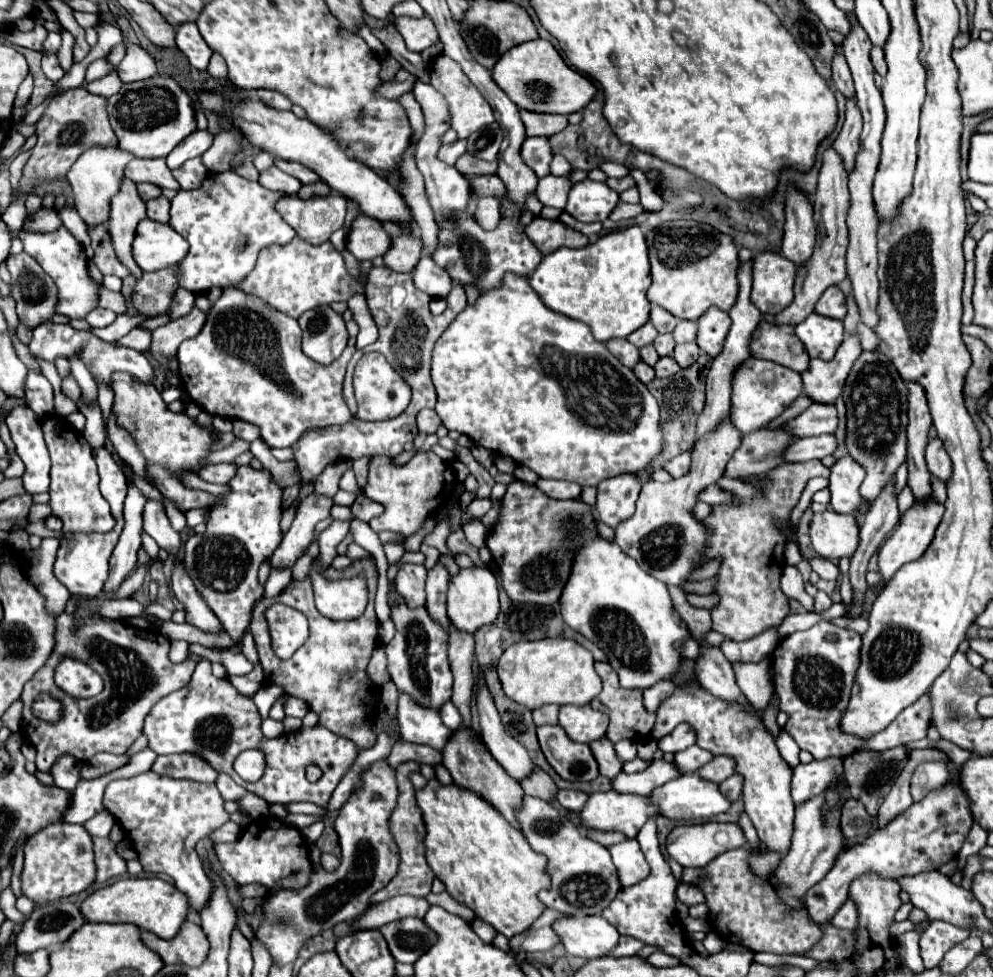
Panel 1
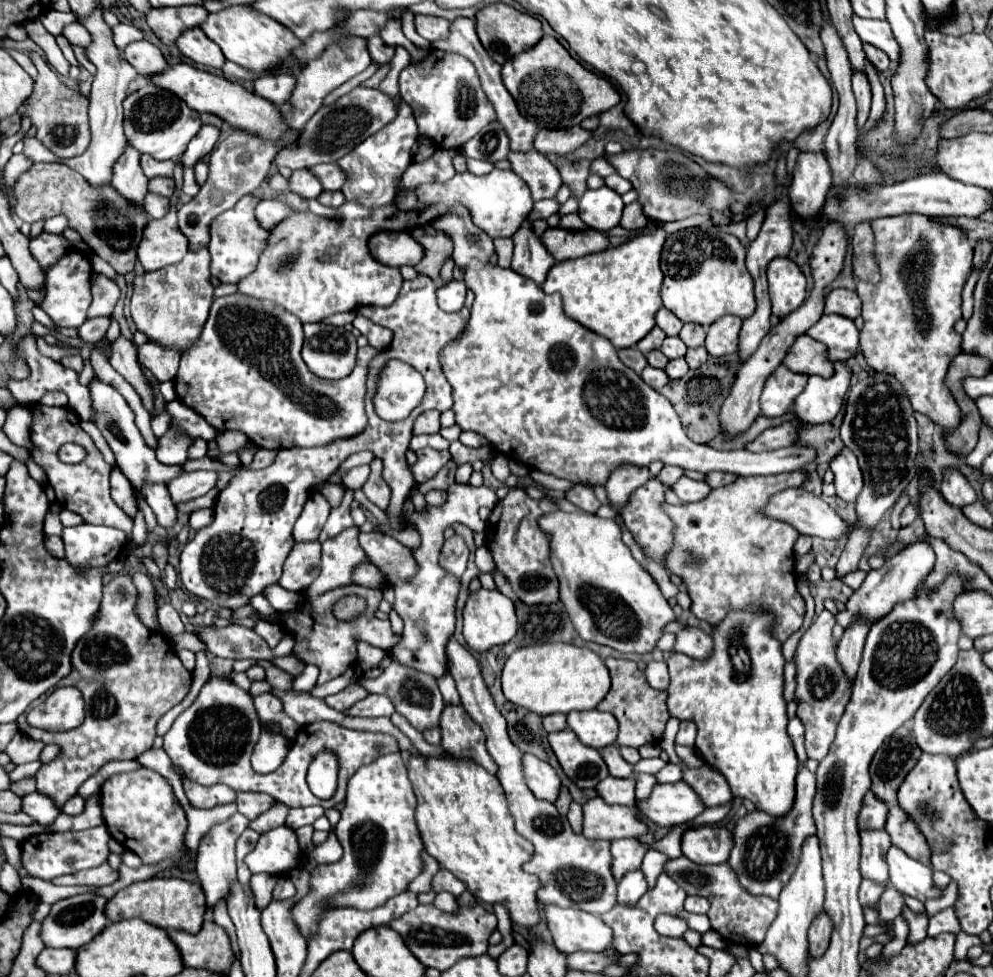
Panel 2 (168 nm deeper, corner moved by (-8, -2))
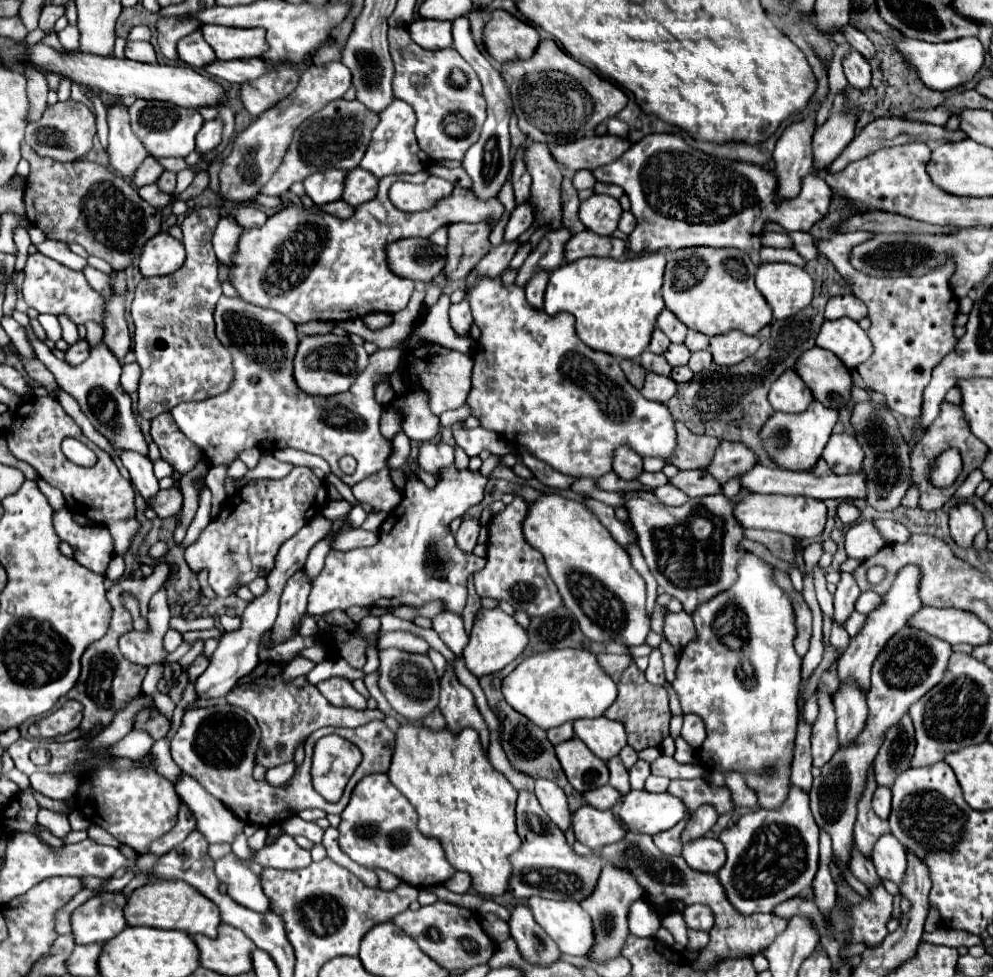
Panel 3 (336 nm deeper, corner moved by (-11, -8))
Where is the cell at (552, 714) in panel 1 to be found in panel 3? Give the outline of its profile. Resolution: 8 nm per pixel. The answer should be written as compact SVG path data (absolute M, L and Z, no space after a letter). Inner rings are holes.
M570 721L562 723L562 725L558 725L558 727L554 727L554 729L548 731L548 739L550 739L552 745L564 743L566 739L572 739L572 737L574 737L574 731L572 731L572 723Z

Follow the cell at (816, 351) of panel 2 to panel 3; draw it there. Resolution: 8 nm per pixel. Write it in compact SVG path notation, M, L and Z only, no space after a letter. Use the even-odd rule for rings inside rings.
M812 347L798 359L796 367L802 381L812 391L814 399L826 407L838 407L838 403L830 401L830 393L840 393L844 403L850 399L852 389L852 373L850 369L832 353L820 347Z

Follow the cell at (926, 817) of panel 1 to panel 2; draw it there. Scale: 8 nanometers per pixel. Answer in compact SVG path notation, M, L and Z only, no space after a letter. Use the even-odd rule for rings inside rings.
M821 911L813 923L811 923L811 929L809 929L809 953L817 959L825 953L827 945L829 945L829 937L831 937L831 931L833 931L833 921L831 917L827 915L827 911Z

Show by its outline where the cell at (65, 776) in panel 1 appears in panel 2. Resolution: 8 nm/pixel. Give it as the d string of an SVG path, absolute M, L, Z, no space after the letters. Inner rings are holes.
M73 795L73 797L63 805L63 811L71 813L71 815L77 815L77 813L83 811L83 805L85 805L83 797L81 797L81 795Z

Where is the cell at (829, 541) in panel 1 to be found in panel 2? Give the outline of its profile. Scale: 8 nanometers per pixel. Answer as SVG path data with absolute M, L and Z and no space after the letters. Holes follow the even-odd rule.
M785 489L769 501L765 513L809 537L841 539L849 529L847 521L835 509L805 489Z

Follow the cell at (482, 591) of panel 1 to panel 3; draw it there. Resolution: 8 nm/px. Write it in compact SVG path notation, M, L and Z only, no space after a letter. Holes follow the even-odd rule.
M500 607L496 609L482 609L476 615L472 633L470 633L470 641L464 647L462 659L466 663L466 669L474 675L474 677L484 677L484 675L492 675L502 671L508 663L512 663L528 645L528 633L514 621L514 617L506 615Z

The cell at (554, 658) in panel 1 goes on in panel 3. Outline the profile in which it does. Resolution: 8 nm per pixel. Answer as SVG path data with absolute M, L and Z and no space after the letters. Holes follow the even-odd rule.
M550 649L526 657L502 679L506 703L544 731L580 717L600 717L616 699L616 683L598 667L596 655L586 649Z

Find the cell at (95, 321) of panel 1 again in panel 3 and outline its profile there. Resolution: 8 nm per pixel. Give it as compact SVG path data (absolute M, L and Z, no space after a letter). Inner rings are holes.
M82 339L82 341L78 341L76 345L72 345L72 347L66 351L64 361L66 361L68 365L80 365L80 363L86 361L86 355L88 355L88 351L86 351L86 339Z

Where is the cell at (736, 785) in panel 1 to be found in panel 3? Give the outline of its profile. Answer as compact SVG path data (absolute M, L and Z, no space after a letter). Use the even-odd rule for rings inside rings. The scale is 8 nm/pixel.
M610 865L602 867L602 873L598 877L594 891L584 901L580 901L582 909L588 911L594 923L594 947L588 953L592 961L608 961L620 955L620 949L624 947L626 937L630 935L628 909L640 897L642 893L638 893L638 883L634 883L634 877L628 871L618 871L618 867L610 867Z

